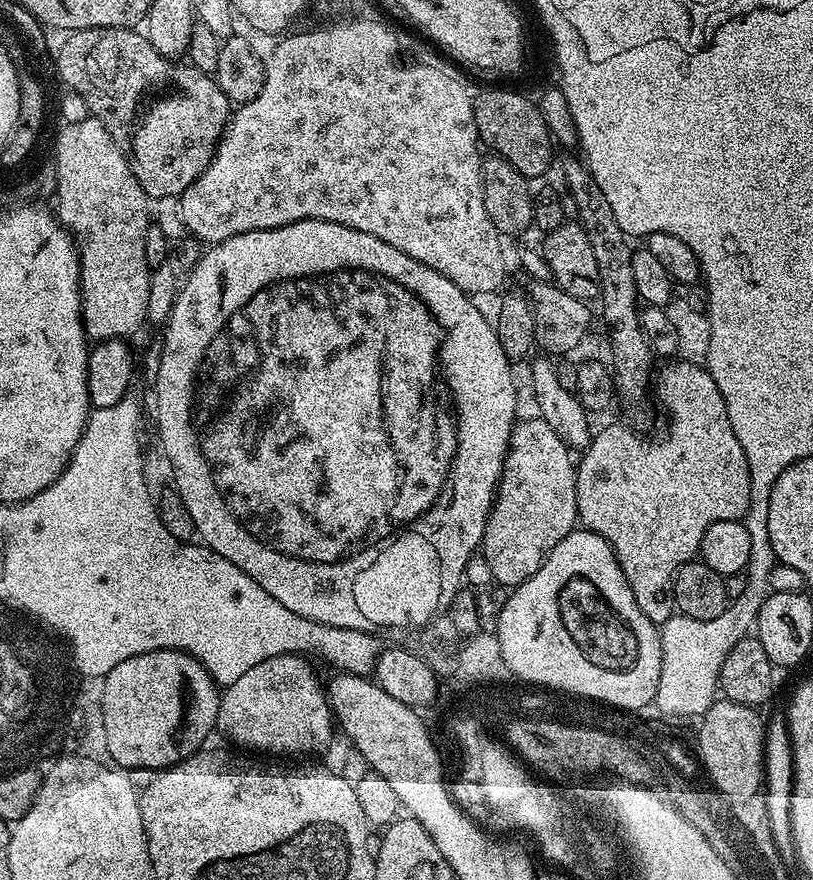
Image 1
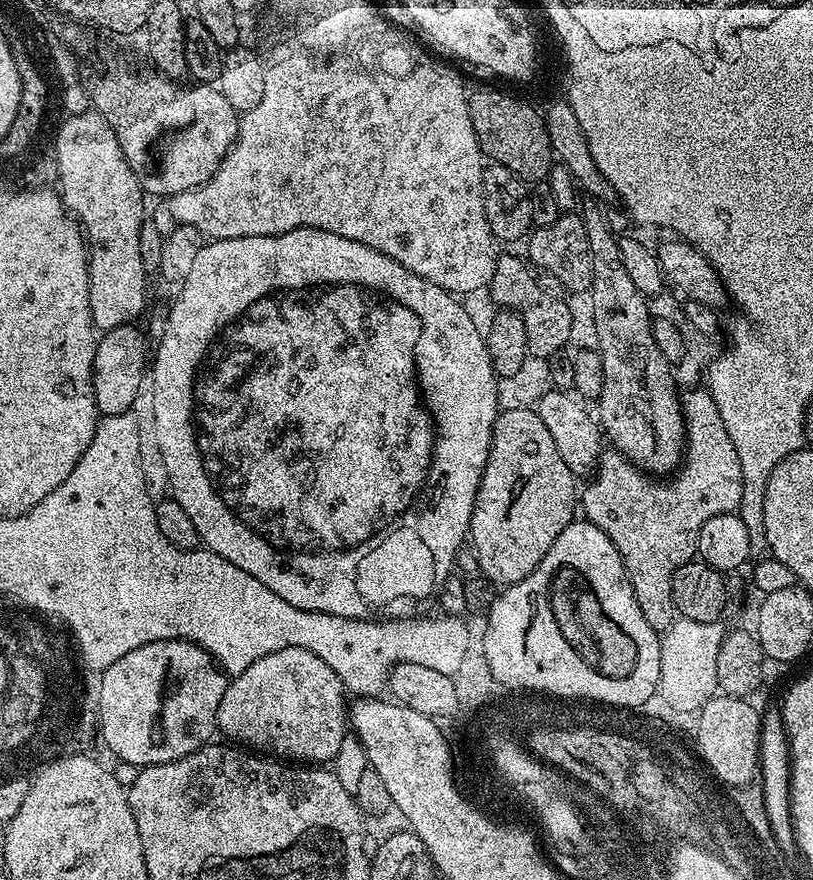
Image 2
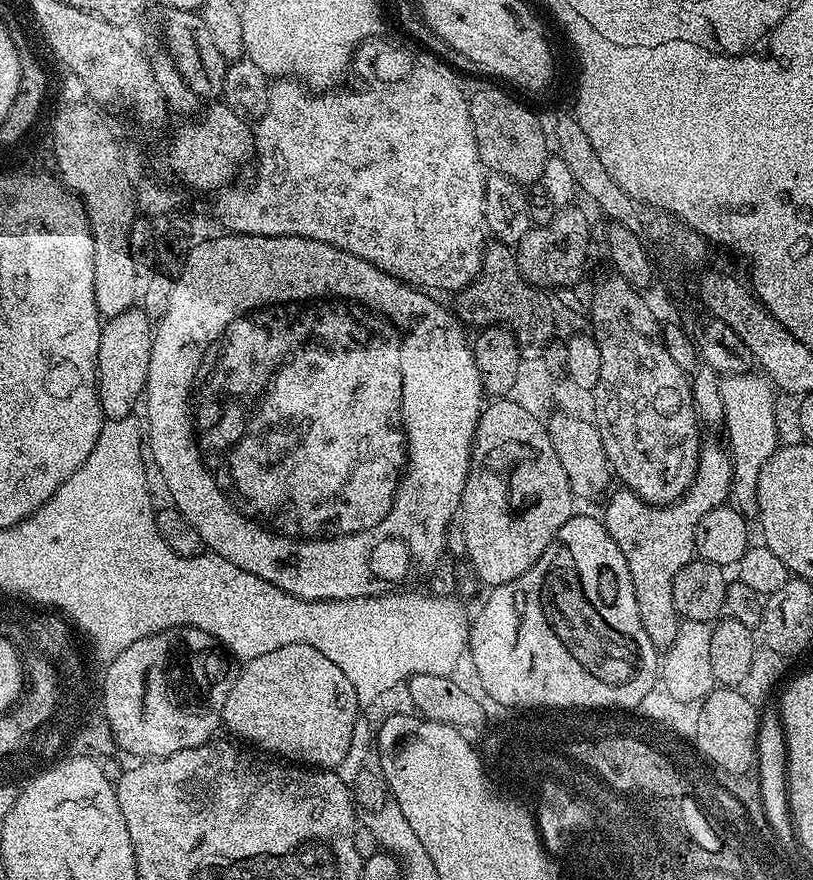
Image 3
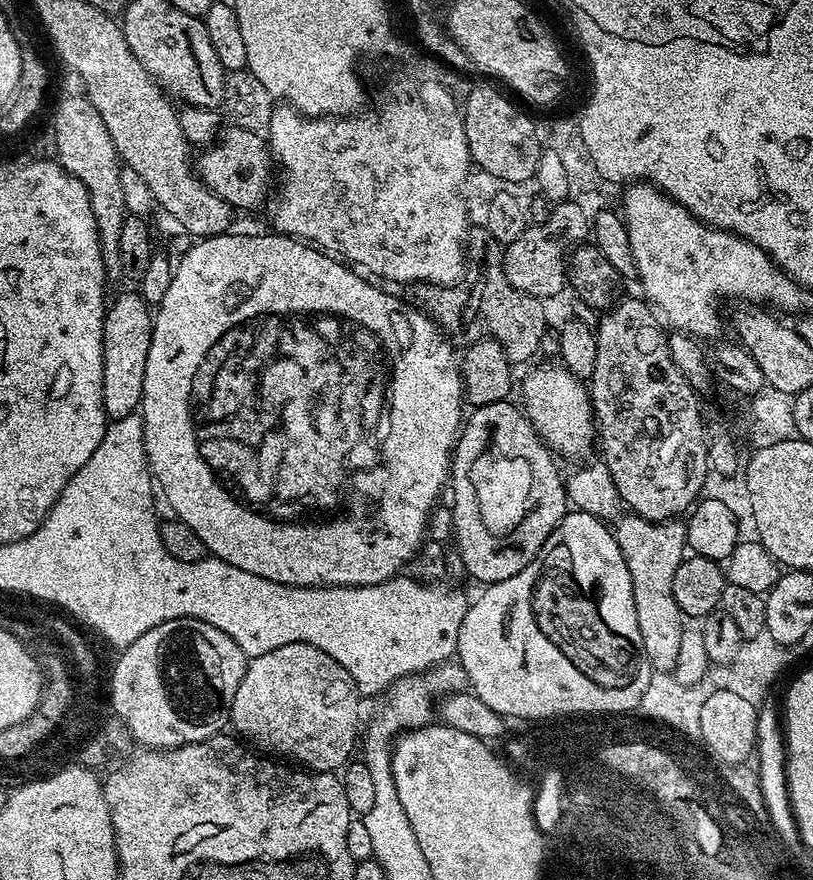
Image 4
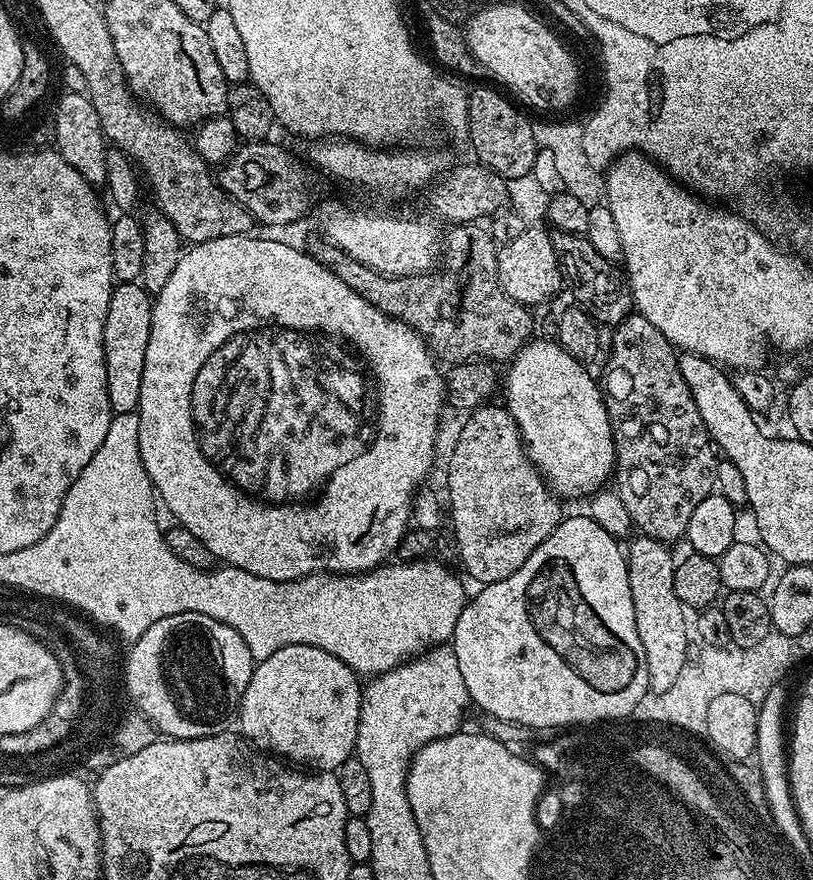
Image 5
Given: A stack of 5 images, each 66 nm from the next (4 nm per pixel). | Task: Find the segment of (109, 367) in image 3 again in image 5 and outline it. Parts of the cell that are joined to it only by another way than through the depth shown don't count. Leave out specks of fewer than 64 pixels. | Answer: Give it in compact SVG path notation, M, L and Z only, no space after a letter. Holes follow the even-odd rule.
M117 283L110 294L110 310L106 310L104 327L104 361L106 362L106 394L110 394L113 413L136 412L142 394L142 370L146 362L146 342L150 342L154 300L143 283Z

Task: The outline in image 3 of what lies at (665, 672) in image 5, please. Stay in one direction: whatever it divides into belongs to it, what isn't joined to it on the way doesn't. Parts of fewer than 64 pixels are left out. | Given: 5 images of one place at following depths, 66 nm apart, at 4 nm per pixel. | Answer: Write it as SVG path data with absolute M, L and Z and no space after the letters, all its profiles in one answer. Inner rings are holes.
M708 443L701 447L696 481L672 504L648 504L638 498L638 494L627 490L613 491L607 497L602 523L618 550L622 550L622 558L626 558L634 582L634 598L638 598L638 618L656 648L668 648L678 636L682 617L674 606L674 574L696 556L698 522L710 514L710 510L723 508L730 500L732 457L721 448Z

